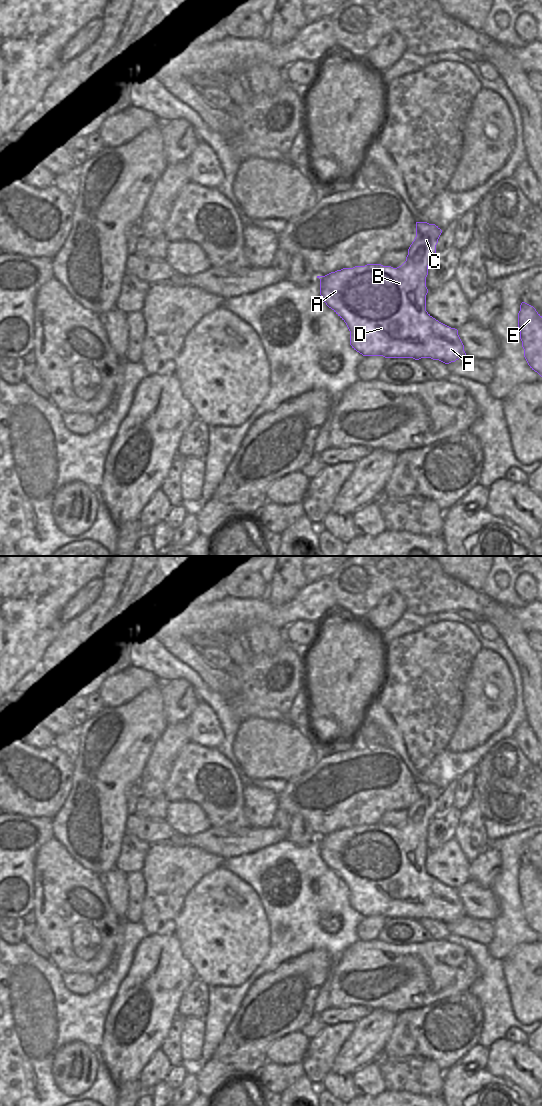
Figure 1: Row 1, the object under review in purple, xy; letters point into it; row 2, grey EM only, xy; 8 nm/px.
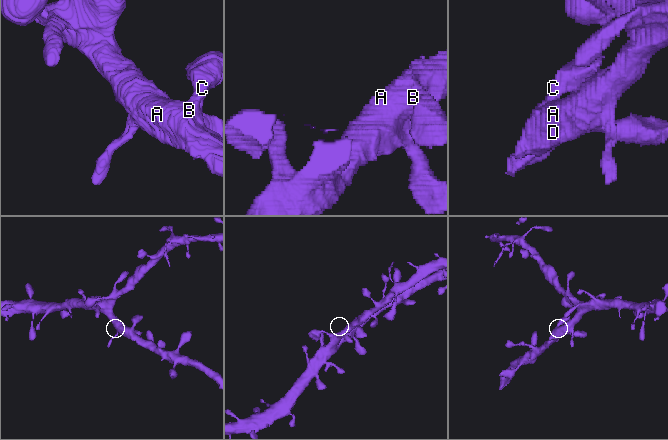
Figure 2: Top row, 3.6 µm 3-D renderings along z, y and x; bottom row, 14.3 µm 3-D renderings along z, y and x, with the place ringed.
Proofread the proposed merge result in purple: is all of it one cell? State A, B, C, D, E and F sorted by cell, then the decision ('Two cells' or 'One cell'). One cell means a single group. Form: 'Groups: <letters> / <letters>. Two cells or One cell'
Groups: A B C D E F. One cell.

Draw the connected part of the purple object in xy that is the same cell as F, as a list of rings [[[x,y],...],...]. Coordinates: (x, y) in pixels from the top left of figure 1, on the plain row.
[[[416,782],[416,797],[408,809],[406,821],[399,827],[367,824],[353,828],[343,828],[320,839],[320,855],[347,885],[350,891],[350,905],[363,916],[383,916],[385,918],[431,918],[445,924],[466,916],[458,890],[451,888],[426,871],[426,837],[428,825],[436,813],[436,805],[442,790],[435,784]]]

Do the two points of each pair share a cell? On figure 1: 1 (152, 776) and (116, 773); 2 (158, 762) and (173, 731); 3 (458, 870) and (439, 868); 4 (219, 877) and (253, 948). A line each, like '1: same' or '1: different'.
1: different
2: same
3: same
4: same

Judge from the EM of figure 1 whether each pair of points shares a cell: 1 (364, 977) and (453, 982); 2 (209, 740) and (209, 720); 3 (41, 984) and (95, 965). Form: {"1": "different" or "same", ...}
{"1": "same", "2": "same", "3": "different"}

